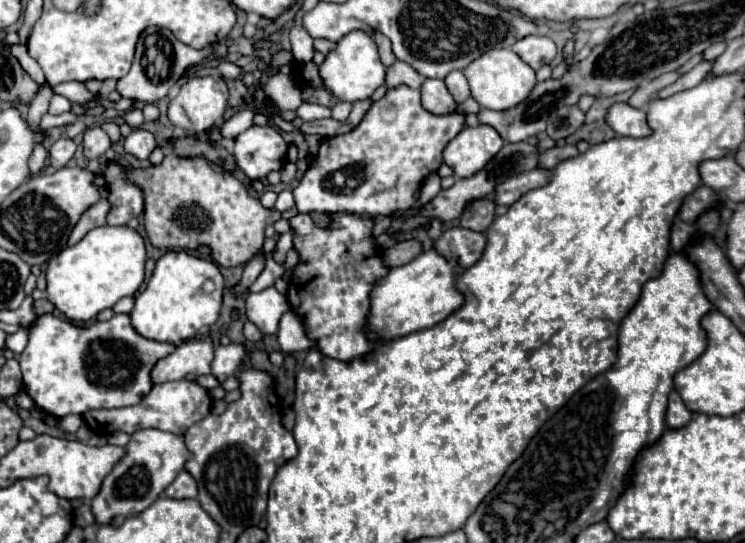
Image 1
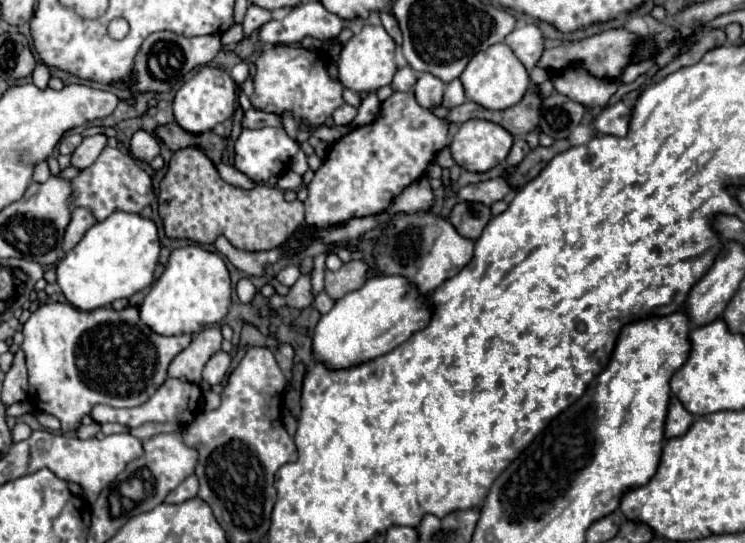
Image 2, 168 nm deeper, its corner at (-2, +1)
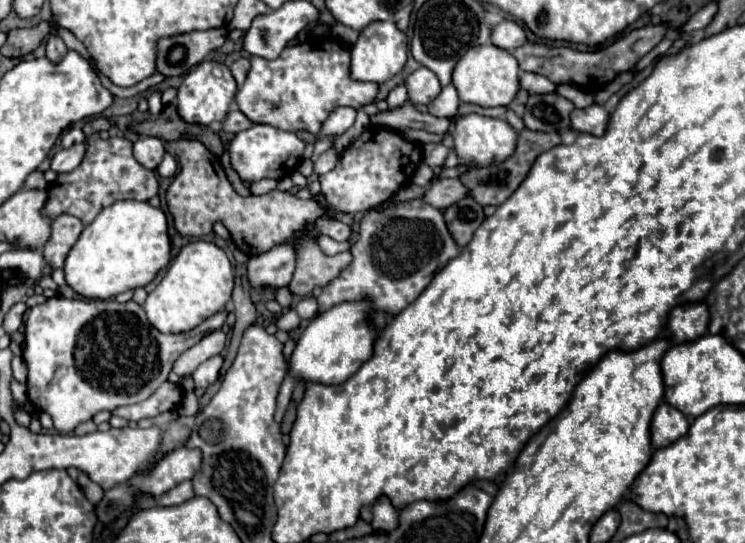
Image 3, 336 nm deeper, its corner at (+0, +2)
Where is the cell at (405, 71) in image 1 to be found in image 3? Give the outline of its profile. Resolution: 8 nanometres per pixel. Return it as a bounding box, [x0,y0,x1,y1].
[387,85,407,109]

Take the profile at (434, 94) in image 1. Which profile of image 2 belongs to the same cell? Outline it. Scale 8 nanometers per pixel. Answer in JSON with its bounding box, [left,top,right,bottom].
[413,72,445,110]

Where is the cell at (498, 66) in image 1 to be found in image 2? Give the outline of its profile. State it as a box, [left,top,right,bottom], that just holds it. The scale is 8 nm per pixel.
[459,44,531,110]

